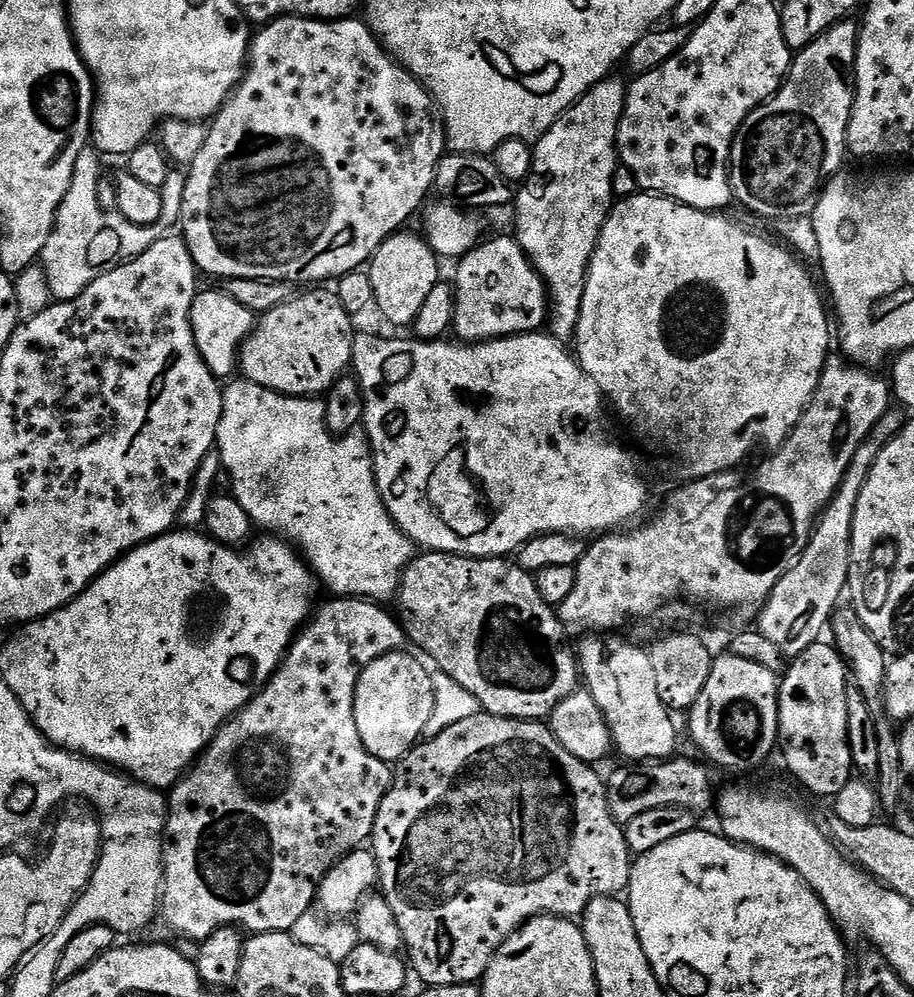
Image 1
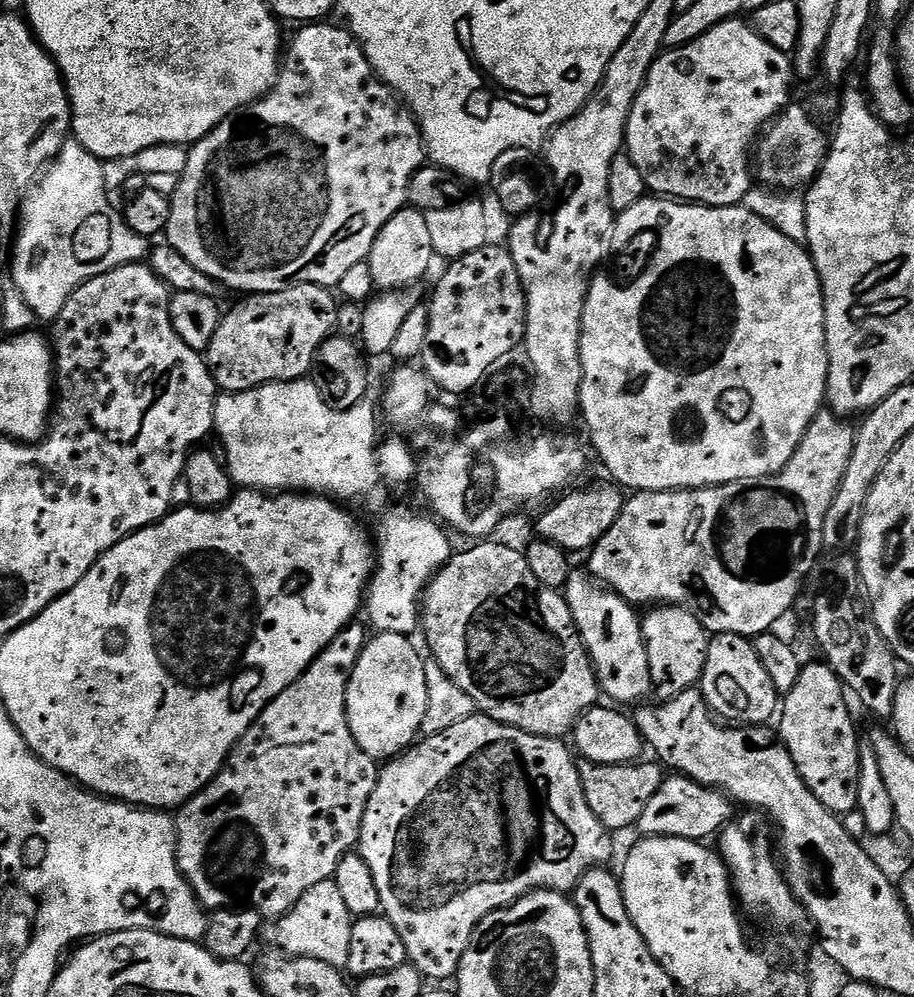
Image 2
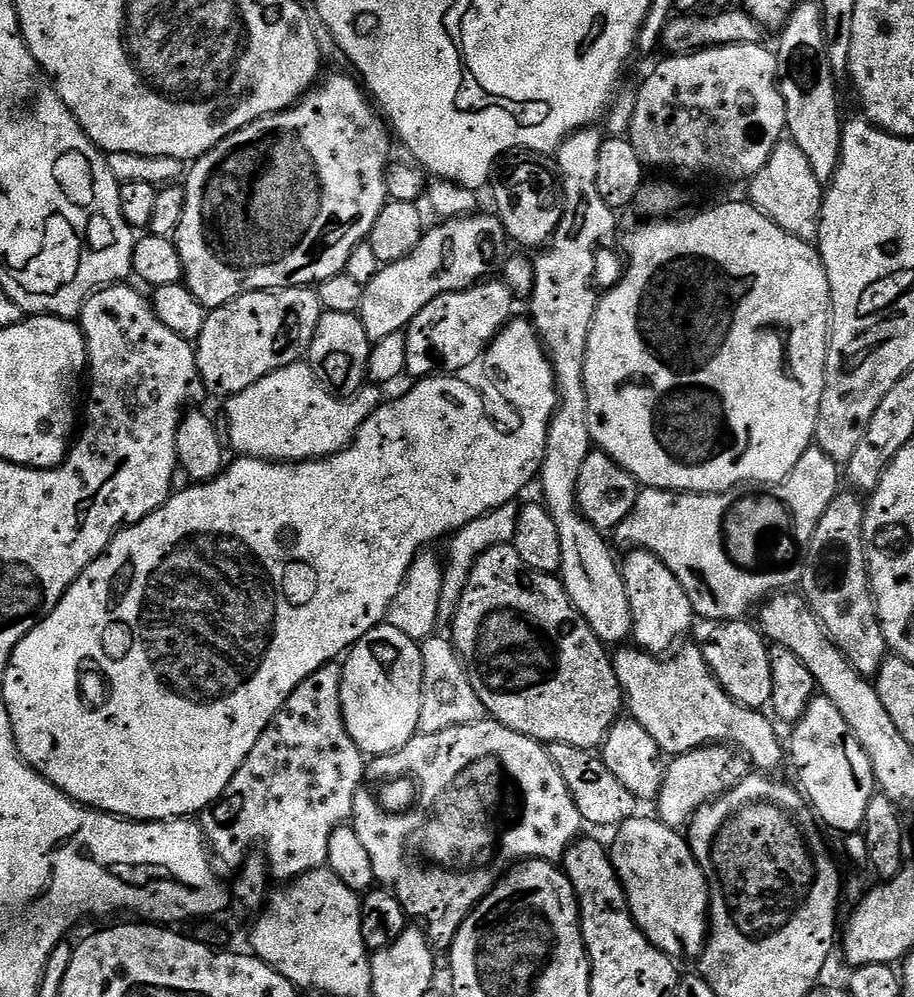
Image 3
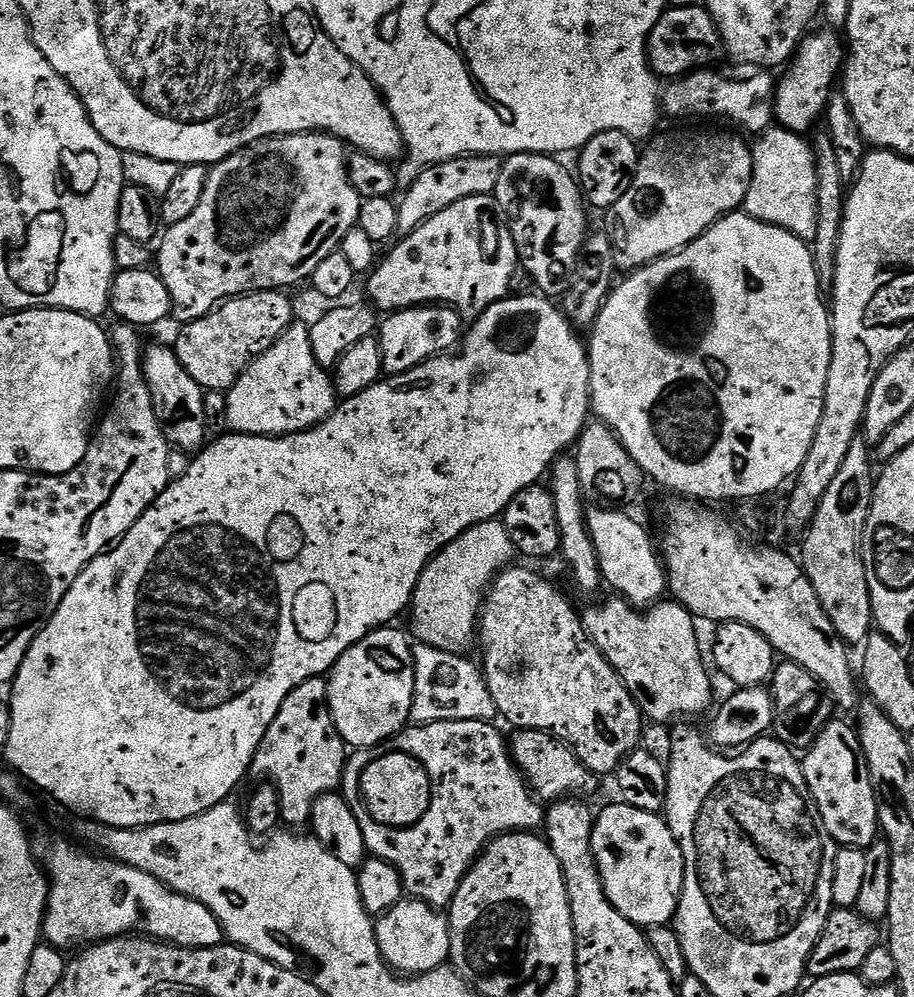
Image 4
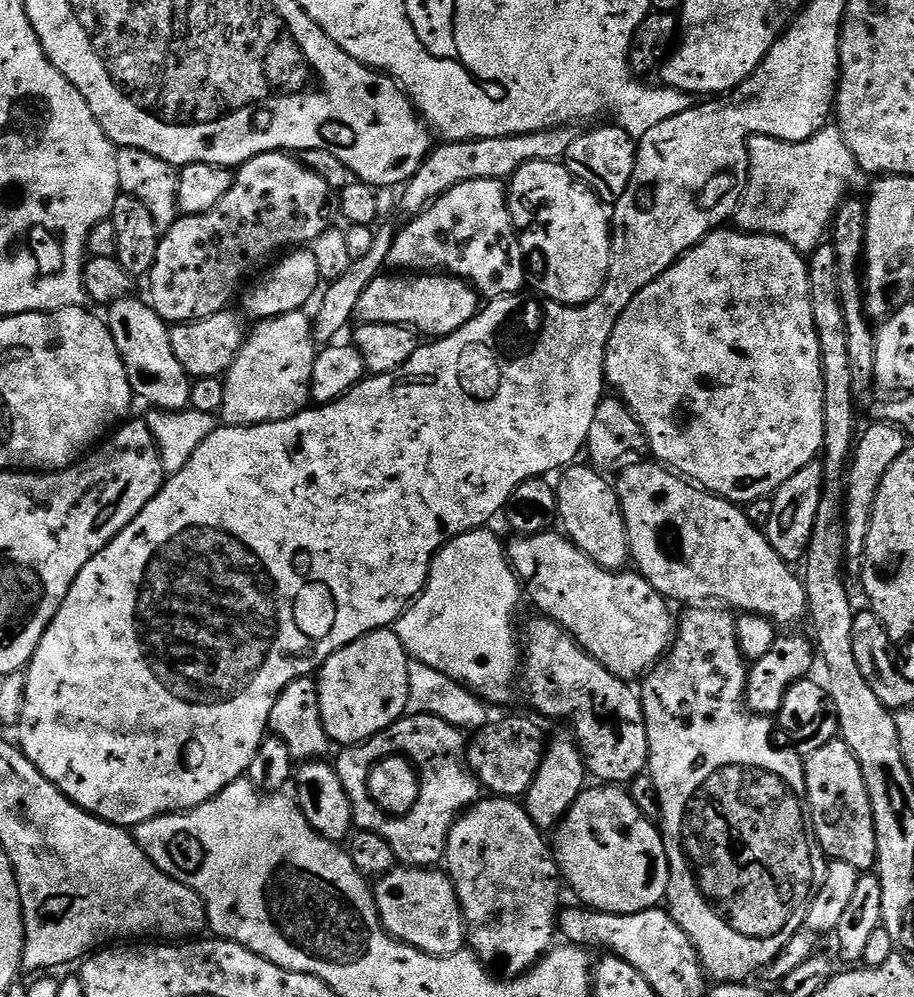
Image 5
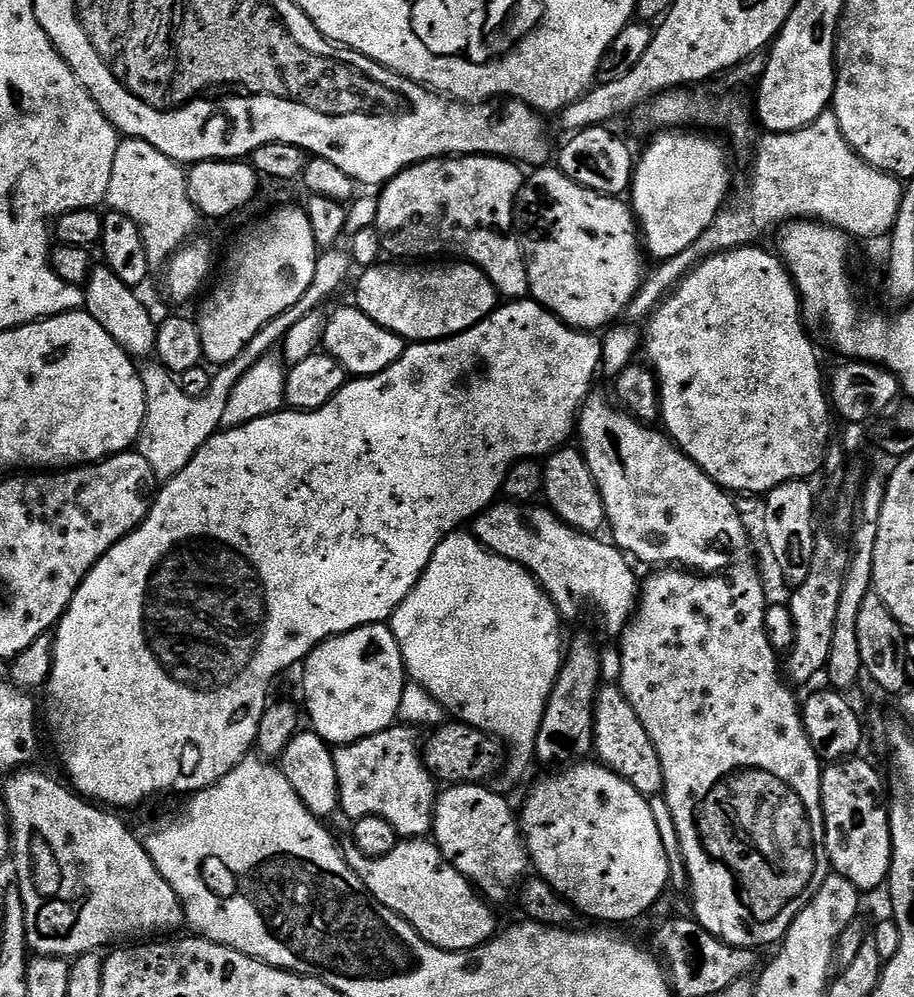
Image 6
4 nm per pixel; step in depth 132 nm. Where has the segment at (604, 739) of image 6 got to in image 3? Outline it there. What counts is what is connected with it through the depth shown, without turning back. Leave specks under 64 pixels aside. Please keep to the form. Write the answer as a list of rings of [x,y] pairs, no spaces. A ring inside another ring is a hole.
[[[511,544],[494,546],[490,550],[486,550],[486,554],[482,554],[476,559],[476,565],[472,568],[470,578],[460,595],[456,613],[450,617],[450,624],[452,624],[452,633],[450,633],[452,646],[460,655],[464,669],[468,671],[470,686],[474,686],[474,694],[478,694],[478,698],[482,698],[485,713],[502,726],[523,736],[529,736],[532,740],[539,740],[545,746],[565,744],[566,746],[578,746],[582,750],[592,752],[603,745],[608,731],[612,729],[617,720],[621,719],[626,701],[616,677],[616,666],[609,649],[597,638],[594,630],[590,630],[586,618],[582,618],[582,614],[578,614],[578,610],[564,593],[564,581],[547,572],[535,572],[533,568],[527,568],[522,562],[522,558],[518,558],[518,550]]]

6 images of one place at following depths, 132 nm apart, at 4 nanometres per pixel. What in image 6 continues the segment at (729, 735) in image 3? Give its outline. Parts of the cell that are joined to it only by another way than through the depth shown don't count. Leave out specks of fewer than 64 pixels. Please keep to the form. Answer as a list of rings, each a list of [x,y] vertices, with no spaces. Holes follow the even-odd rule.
[[[497,502],[471,521],[471,535],[494,554],[504,556],[523,566],[543,586],[565,621],[574,619],[579,614],[580,607],[583,604],[589,604],[600,615],[605,630],[612,635],[612,638],[619,637],[620,633],[624,631],[624,627],[628,625],[628,621],[632,619],[640,595],[640,584],[638,579],[636,580],[635,570],[631,568],[633,565],[630,563],[629,557],[615,544],[611,542],[603,544],[599,540],[601,538],[599,535],[571,528],[551,508],[547,506],[535,508],[536,506],[532,502],[527,504]]]

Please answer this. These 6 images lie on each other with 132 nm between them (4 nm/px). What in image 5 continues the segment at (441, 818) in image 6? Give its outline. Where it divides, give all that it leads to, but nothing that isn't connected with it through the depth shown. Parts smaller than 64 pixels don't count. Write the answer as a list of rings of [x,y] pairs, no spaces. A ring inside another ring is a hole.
[[[481,798],[465,811],[464,815],[457,820],[456,825],[448,835],[448,851],[446,853],[447,875],[452,878],[452,885],[456,887],[456,893],[460,899],[460,908],[464,911],[464,925],[468,928],[467,943],[471,951],[475,952],[476,957],[480,959],[489,969],[495,970],[501,977],[515,978],[529,972],[535,964],[548,955],[553,947],[552,935],[555,937],[558,932],[558,917],[562,907],[560,901],[560,888],[562,889],[562,877],[560,874],[560,865],[556,863],[556,857],[553,849],[544,845],[545,833],[532,821],[530,814],[524,808],[523,803],[517,802],[512,798]]]

